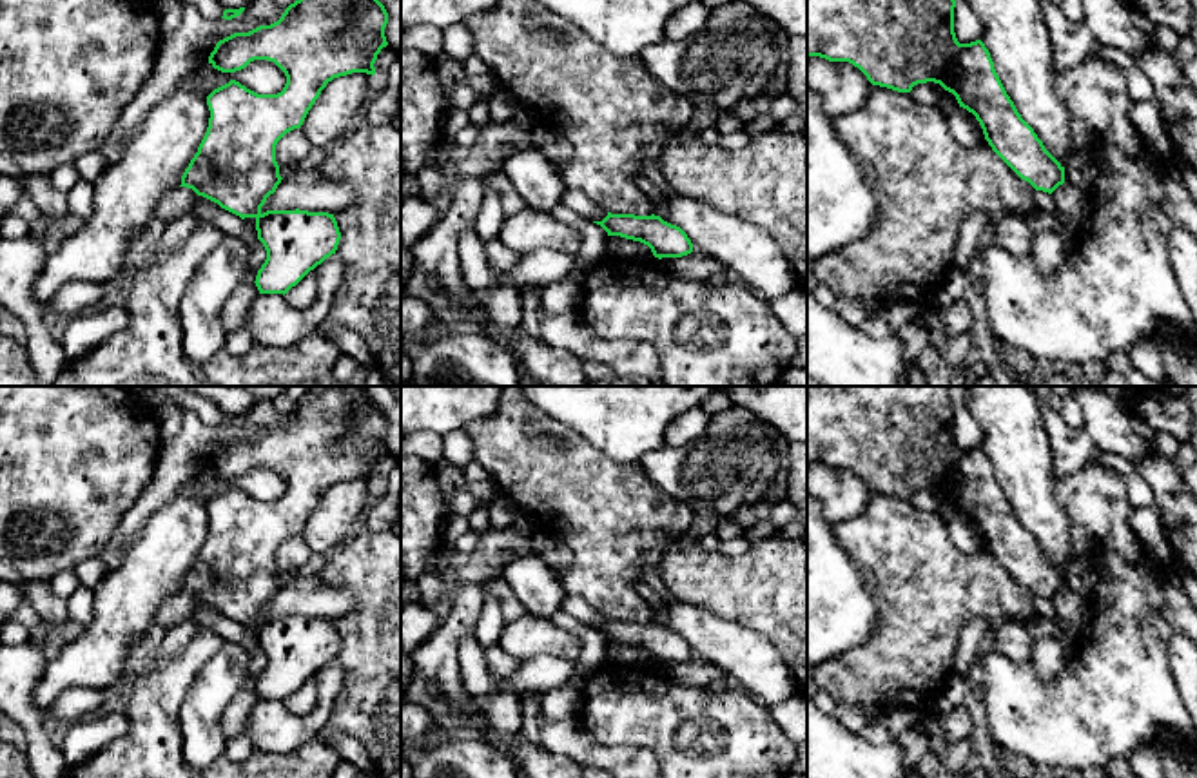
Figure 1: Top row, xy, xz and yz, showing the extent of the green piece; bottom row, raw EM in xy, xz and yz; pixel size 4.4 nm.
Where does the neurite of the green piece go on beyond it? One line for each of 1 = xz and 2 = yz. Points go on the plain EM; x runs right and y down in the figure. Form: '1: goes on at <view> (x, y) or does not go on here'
1: does not go on here
2: does not go on here

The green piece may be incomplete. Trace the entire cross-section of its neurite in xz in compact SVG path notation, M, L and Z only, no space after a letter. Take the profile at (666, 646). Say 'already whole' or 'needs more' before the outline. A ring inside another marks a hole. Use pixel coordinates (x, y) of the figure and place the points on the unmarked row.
already whole; M611 620L600 631L608 642L620 642L626 646L647 651L655 664L682 664L693 658L693 649L687 640L660 622L635 622L635 620Z

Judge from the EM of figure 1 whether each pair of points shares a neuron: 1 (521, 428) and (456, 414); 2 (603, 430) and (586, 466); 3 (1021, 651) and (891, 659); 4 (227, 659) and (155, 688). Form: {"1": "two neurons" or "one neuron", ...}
{"1": "two neurons", "2": "two neurons", "3": "two neurons", "4": "two neurons"}

